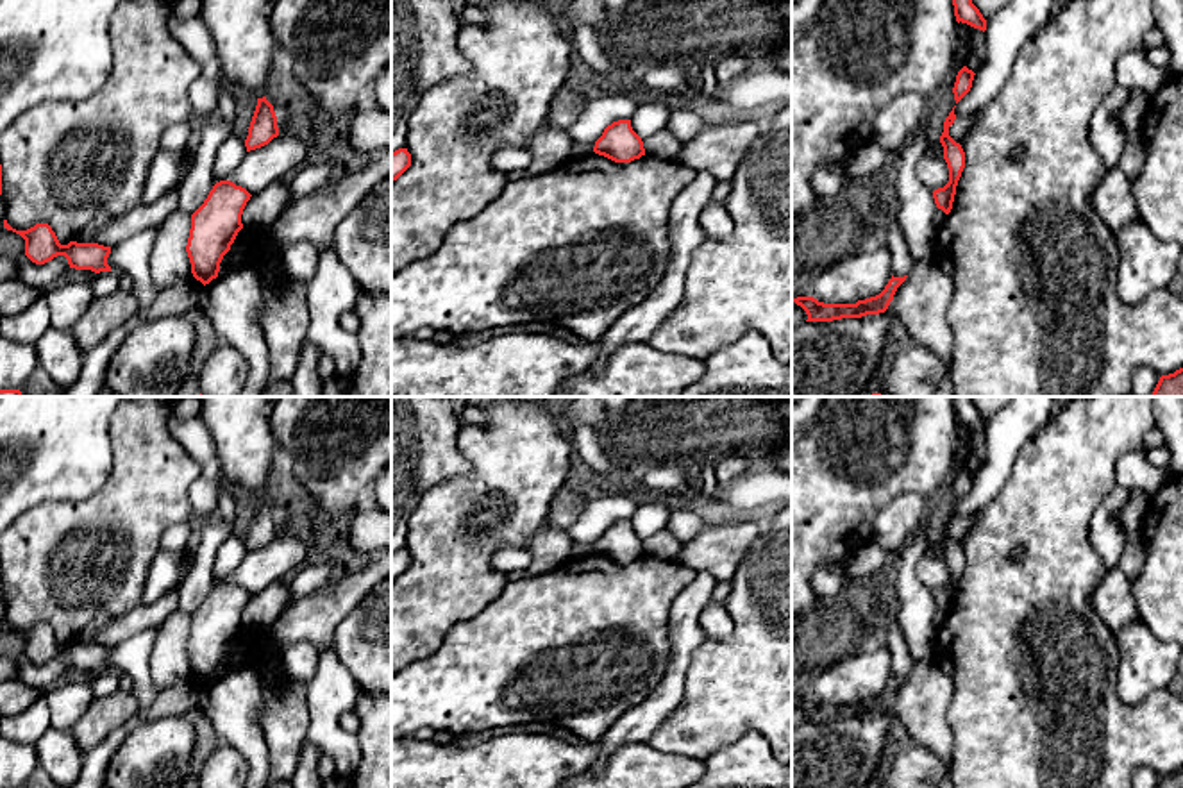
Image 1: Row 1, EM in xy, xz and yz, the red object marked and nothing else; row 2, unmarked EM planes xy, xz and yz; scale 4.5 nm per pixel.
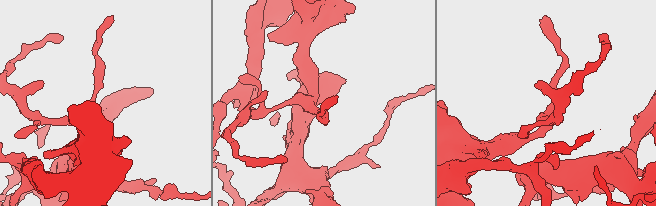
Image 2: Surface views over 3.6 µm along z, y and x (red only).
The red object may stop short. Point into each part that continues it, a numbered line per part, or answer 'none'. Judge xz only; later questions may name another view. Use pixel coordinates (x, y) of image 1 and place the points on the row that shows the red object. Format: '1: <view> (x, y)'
none

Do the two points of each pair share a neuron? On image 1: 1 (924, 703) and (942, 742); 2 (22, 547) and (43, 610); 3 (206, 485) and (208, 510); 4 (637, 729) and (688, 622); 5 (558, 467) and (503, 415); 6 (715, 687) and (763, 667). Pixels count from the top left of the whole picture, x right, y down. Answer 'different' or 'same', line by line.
1: same
2: same
3: same
4: same
5: same
6: same

